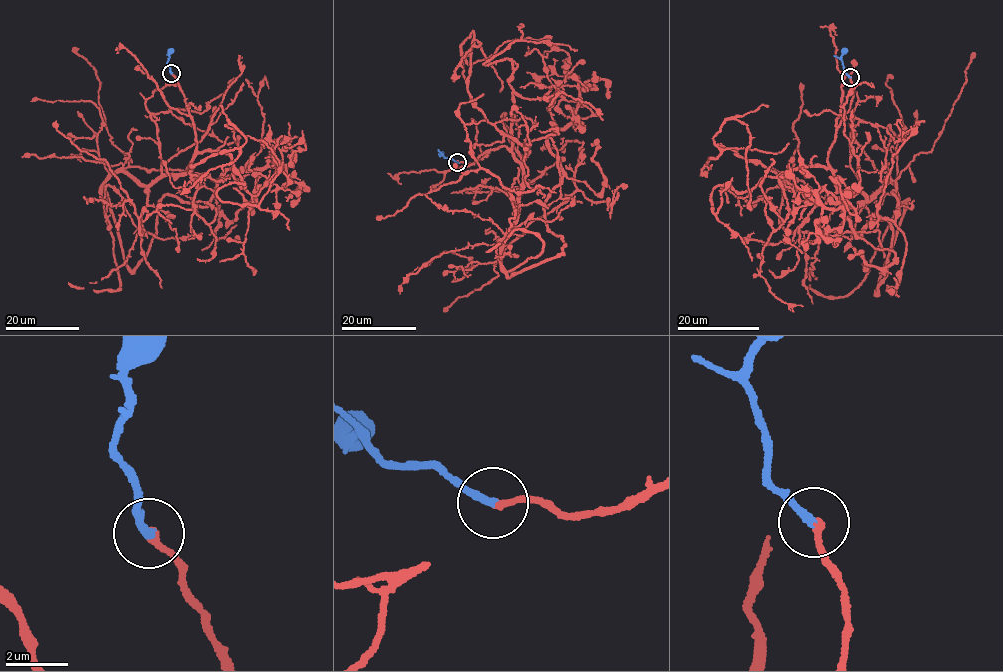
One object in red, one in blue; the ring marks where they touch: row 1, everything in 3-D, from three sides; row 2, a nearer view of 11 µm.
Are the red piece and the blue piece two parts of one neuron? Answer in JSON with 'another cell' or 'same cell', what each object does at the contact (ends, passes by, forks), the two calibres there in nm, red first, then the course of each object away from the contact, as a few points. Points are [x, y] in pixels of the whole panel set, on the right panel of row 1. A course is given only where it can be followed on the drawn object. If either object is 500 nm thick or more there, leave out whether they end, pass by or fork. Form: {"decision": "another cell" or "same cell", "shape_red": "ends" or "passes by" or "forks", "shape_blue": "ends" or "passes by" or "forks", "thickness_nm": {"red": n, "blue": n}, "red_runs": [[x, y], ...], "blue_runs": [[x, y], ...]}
{"decision": "same cell", "shape_red": "ends", "shape_blue": "ends", "thickness_nm": {"red": 240, "blue": 280}, "red_runs": [[850, 77], [835, 184], [868, 199], [892, 181], [908, 202], [876, 293], [892, 227], [856, 237], [797, 150]], "blue_runs": [[850, 77], [843, 71], [842, 62], [846, 49]]}

